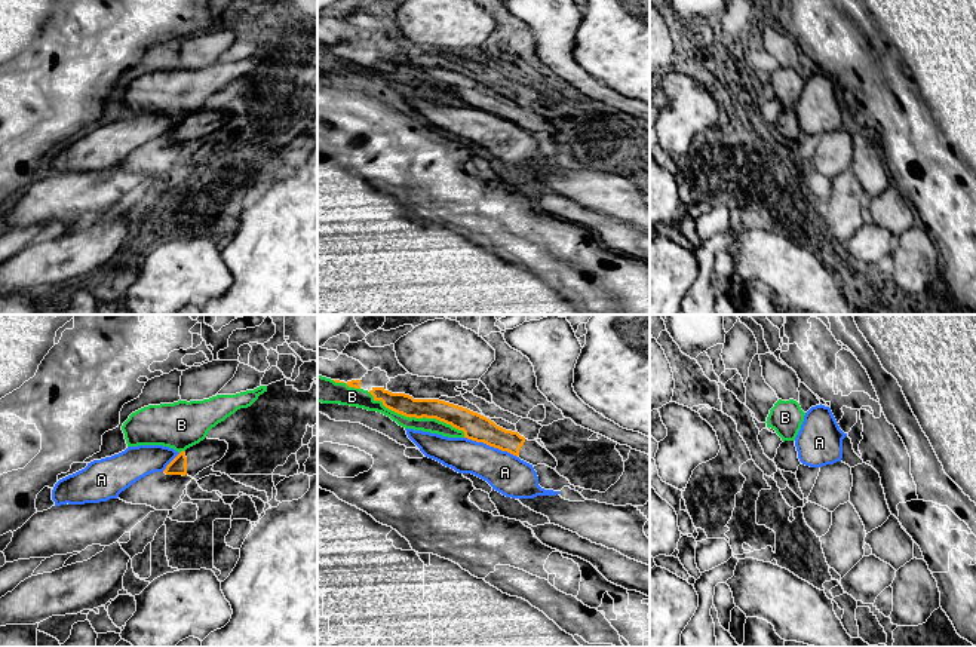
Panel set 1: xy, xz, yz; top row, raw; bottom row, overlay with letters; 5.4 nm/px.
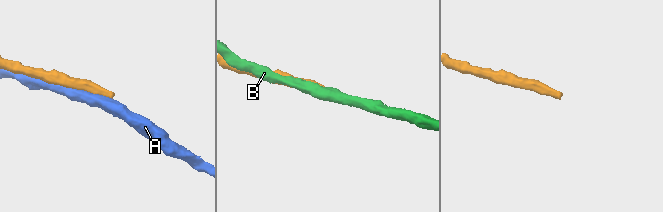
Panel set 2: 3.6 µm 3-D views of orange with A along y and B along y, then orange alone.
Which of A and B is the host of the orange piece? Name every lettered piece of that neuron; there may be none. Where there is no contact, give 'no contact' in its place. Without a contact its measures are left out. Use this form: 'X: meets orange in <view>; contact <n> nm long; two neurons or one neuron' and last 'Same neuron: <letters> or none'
A: meets orange in xz; contact 300 nm long; two neurons
B: meets orange in xz; contact 600 nm long; two neurons
Same neuron: none

